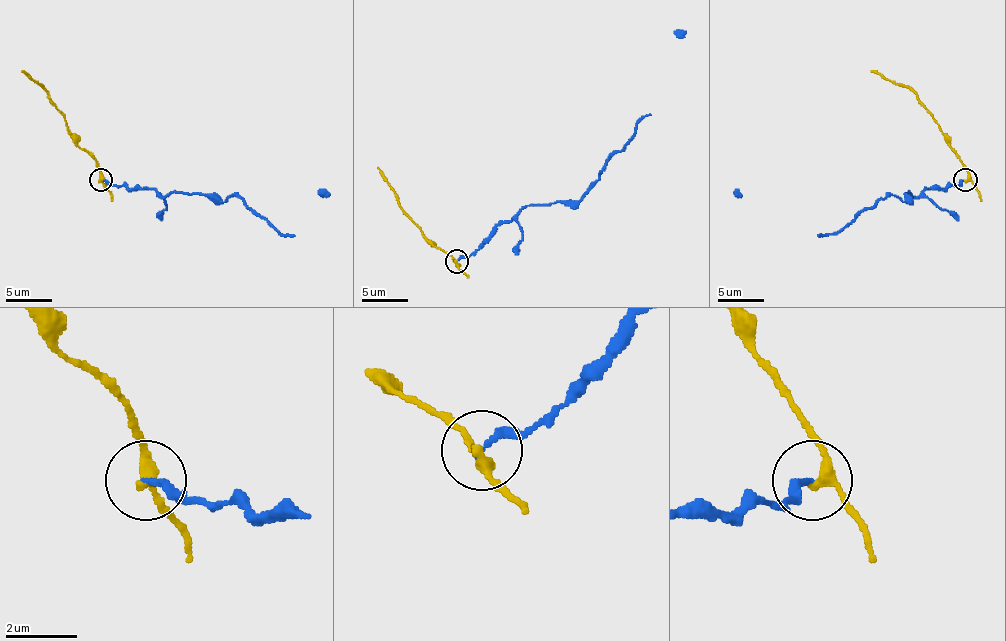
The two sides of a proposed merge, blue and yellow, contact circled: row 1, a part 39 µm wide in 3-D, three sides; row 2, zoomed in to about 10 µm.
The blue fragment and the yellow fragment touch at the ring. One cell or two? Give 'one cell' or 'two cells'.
two cells

